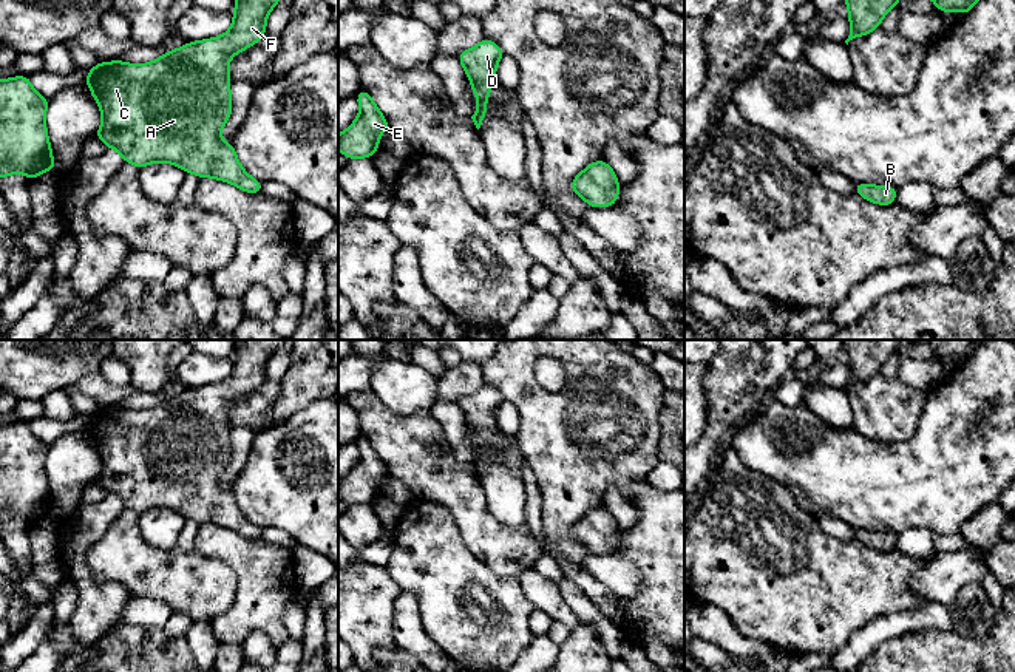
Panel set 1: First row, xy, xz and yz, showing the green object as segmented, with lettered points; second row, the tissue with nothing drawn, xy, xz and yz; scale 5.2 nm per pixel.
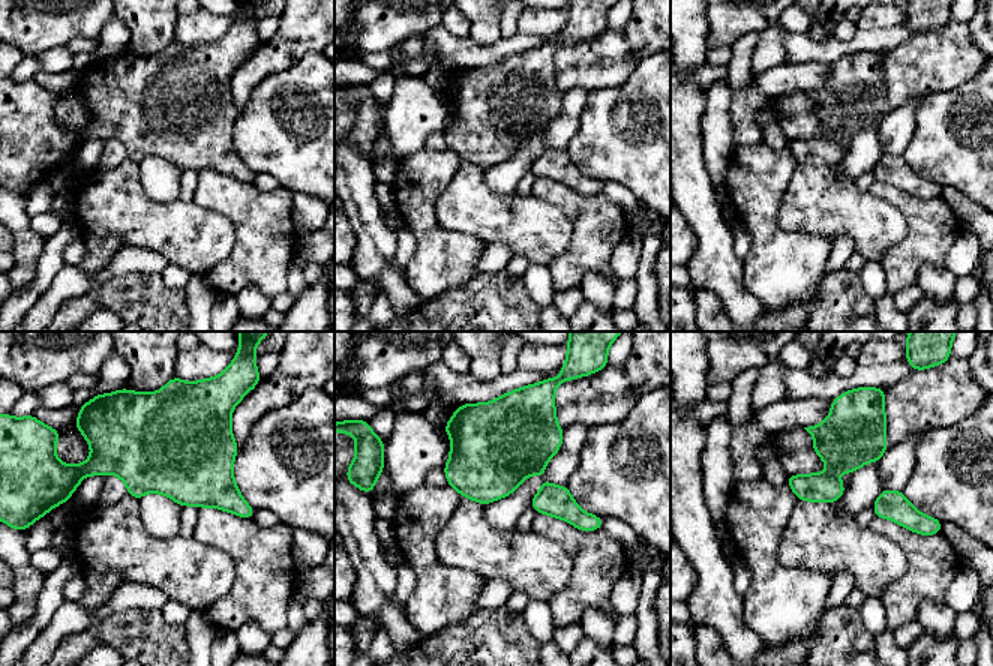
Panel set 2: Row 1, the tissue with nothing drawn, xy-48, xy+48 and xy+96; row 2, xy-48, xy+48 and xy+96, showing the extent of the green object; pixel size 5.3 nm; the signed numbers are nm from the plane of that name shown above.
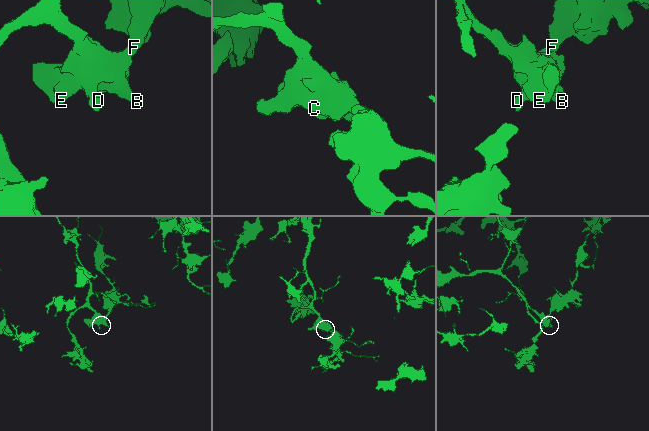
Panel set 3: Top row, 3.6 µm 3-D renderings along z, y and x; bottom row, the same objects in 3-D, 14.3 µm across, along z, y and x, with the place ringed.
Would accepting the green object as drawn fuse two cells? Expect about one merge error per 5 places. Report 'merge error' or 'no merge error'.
no merge error

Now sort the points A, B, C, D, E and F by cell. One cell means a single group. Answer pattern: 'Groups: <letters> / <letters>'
Groups: A B C D E F

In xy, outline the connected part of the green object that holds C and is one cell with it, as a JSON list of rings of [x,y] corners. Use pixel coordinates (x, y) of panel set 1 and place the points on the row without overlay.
[[[236,340],[233,368],[226,380],[215,385],[188,388],[150,409],[134,411],[122,406],[110,409],[99,408],[93,416],[87,417],[85,429],[90,433],[102,457],[102,471],[94,482],[108,494],[119,497],[124,508],[133,510],[139,516],[153,508],[168,508],[201,525],[215,524],[230,528],[247,539],[263,539],[261,527],[246,519],[232,488],[224,488],[219,479],[232,459],[229,406],[246,394],[253,392],[266,382],[266,365],[277,352],[281,341],[283,340]]]

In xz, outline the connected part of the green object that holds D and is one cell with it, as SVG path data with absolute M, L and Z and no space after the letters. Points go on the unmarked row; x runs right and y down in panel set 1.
M484 385L476 392L459 399L459 406L465 420L471 426L471 436L477 443L477 454L471 462L479 476L487 462L487 446L490 445L490 433L496 429L496 412L505 400L490 385Z

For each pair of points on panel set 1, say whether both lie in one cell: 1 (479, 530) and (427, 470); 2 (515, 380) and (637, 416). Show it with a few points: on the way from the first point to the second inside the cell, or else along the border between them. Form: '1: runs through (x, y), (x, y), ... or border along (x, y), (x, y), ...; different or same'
1: runs through (471, 515), (442, 485); same
2: runs through (546, 411), (550, 416), (606, 416); same

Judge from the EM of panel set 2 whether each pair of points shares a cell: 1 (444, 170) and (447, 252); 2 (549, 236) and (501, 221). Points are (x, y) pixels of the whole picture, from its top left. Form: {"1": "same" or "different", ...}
{"1": "same", "2": "same"}

